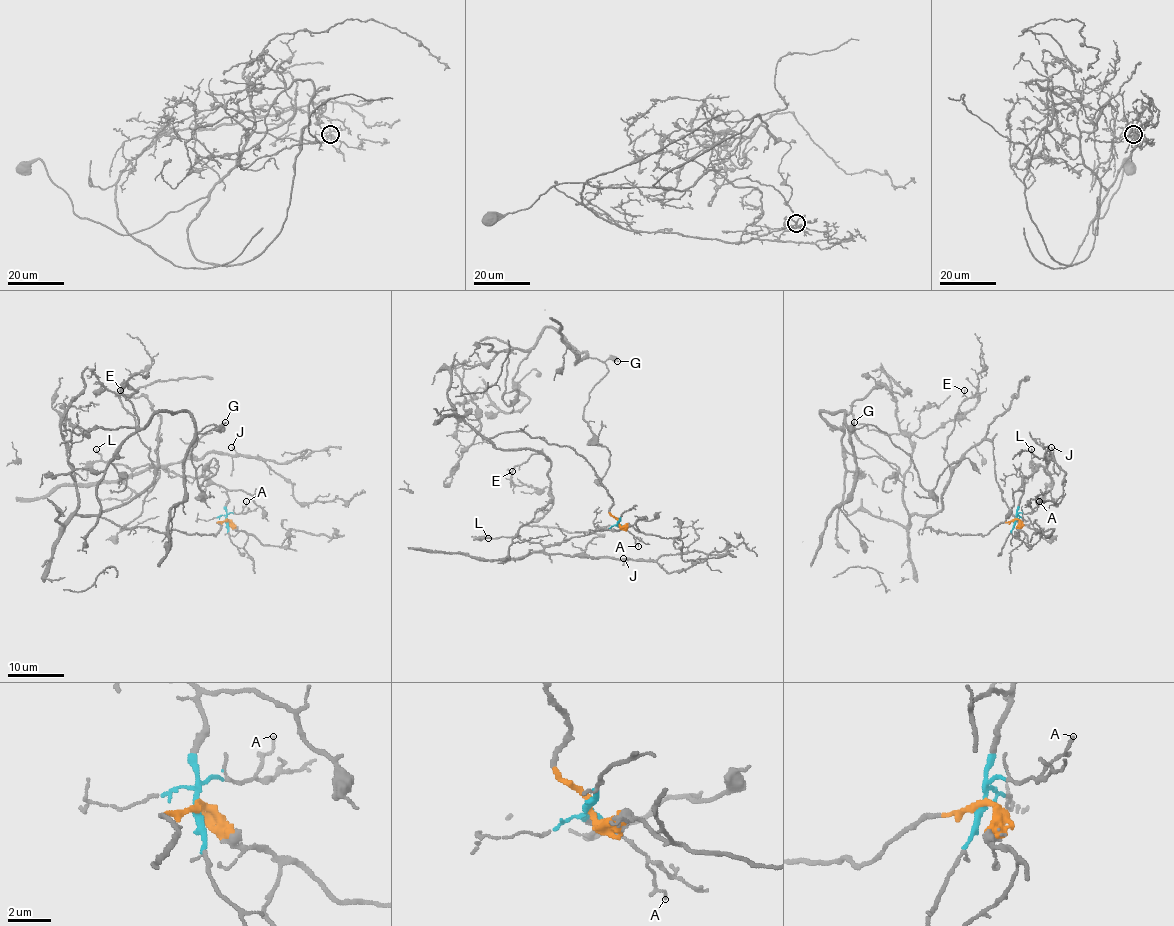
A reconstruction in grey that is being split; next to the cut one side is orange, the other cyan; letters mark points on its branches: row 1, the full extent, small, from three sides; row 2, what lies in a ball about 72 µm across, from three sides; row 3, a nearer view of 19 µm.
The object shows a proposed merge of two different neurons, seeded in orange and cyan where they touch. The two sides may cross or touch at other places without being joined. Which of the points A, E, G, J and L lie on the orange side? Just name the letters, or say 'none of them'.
E, G

